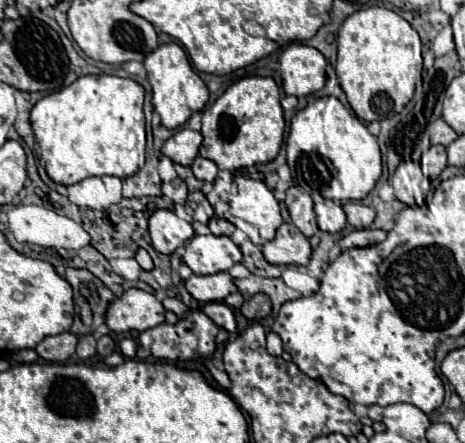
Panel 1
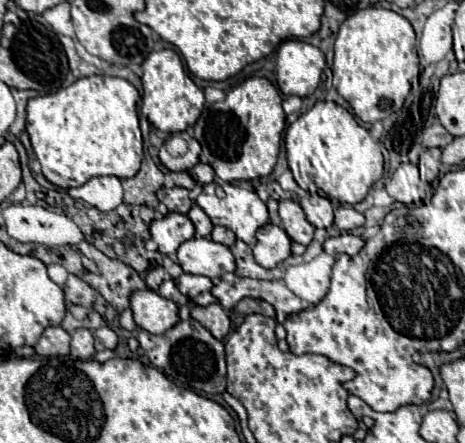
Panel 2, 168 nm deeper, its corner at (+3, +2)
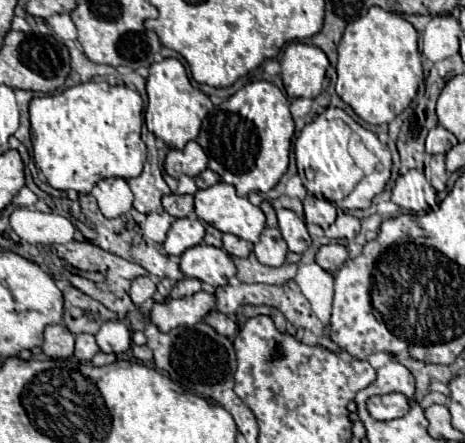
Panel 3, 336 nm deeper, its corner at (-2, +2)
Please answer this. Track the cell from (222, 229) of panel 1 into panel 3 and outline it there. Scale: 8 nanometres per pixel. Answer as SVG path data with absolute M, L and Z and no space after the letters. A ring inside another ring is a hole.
M223 234L223 248L231 254L231 256L247 256L251 252L251 244L233 236L233 234Z

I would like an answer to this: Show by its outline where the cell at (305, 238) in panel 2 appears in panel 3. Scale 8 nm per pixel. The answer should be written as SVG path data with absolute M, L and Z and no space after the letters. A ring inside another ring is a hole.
M281 208L277 210L279 230L289 246L289 252L305 252L311 246L311 236L307 232L307 226L303 218L299 218L293 210Z

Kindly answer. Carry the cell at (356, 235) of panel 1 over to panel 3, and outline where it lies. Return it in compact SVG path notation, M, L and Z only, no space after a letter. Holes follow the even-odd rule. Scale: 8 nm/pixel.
M331 242L331 244L325 244L319 248L317 252L317 258L315 262L319 266L325 266L327 270L333 270L333 268L339 268L349 256L349 248L339 244L339 242Z

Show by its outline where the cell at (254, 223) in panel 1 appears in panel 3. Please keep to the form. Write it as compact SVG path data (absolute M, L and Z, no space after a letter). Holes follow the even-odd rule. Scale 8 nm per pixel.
M219 182L219 184L215 184L211 188L205 188L205 190L197 190L197 194L195 194L195 214L201 220L215 226L217 230L235 234L237 238L243 238L251 244L259 242L259 234L265 228L263 210L259 206L253 206L247 196L237 196L233 186L229 186L225 182Z

